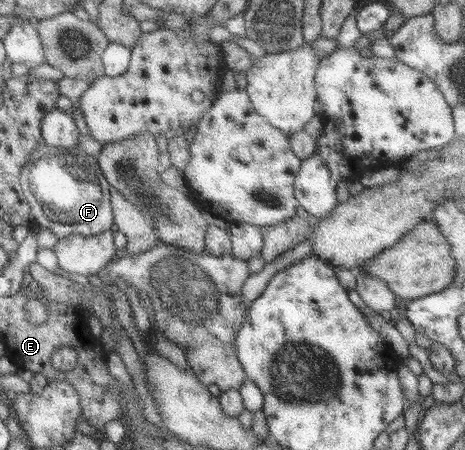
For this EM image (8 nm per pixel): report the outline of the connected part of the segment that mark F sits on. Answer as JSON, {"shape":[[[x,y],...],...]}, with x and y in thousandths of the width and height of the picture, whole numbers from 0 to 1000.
{"shape":[[[99,320],[84,356],[62,356],[54,369],[54,387],[67,407],[65,422],[80,442],[80,462],[71,462],[73,498],[103,507],[127,529],[148,522],[196,524],[237,511],[245,493],[237,451],[237,409],[213,376],[206,349],[187,342],[170,324],[151,331],[127,327],[127,338],[110,338],[110,324]]]}

